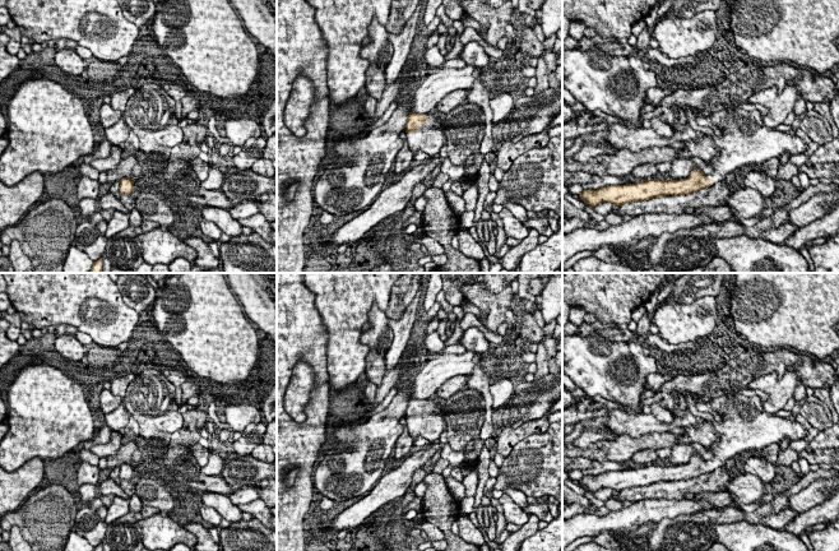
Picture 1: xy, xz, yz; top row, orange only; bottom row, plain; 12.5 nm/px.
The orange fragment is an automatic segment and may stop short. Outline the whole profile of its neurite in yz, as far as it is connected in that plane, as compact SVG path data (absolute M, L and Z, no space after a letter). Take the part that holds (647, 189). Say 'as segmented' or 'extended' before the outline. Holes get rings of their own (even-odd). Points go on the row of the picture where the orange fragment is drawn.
extended; M738 107L705 115L700 110L682 108L686 122L696 131L709 136L720 149L713 159L713 172L705 175L701 170L692 170L687 179L664 181L643 180L638 184L611 185L597 190L584 190L579 194L589 207L608 202L621 207L630 202L643 202L659 196L683 195L722 182L728 173L752 165L762 165L770 158L779 158L787 151L802 154L808 149L797 135L792 136L775 128L766 126L757 110L745 111ZM708 116L723 133L715 135L713 129L699 126L697 117Z

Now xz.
extended; M409 112L405 125L405 138L409 149L414 153L425 152L436 157L445 144L445 133L432 115Z

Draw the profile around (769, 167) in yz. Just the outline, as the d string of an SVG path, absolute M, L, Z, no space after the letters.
M777 157L770 158L761 165L761 170L759 172L771 176L771 177L777 176L778 165L779 165L779 158L777 158Z

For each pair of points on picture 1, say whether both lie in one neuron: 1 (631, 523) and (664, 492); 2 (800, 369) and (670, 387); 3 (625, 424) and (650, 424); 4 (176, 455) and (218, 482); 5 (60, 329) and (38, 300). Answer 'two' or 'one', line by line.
1: two
2: one
3: one
4: one
5: two

